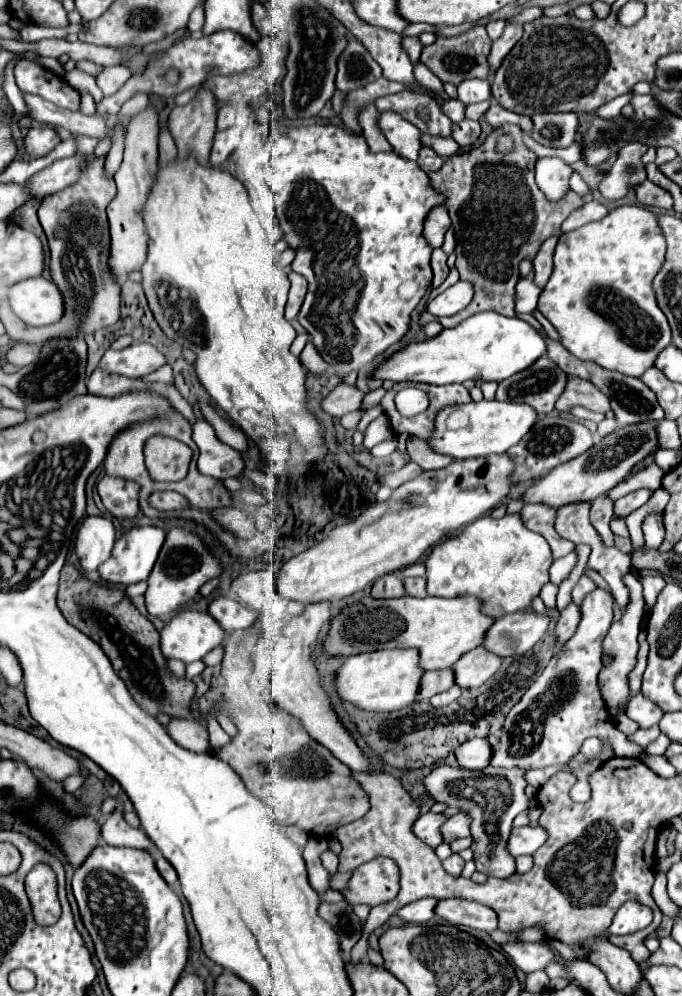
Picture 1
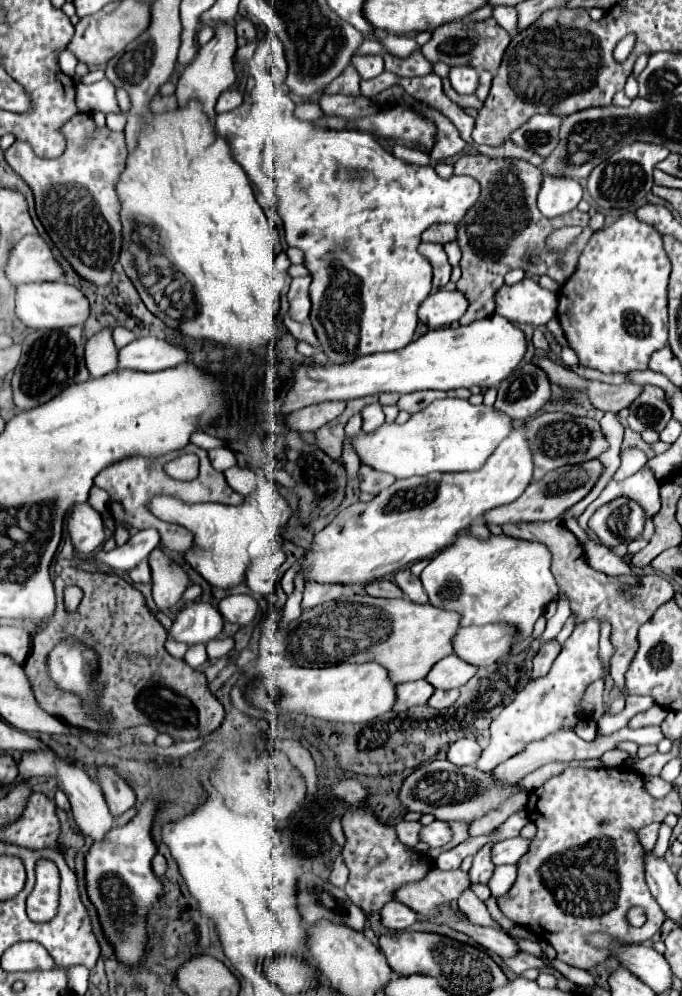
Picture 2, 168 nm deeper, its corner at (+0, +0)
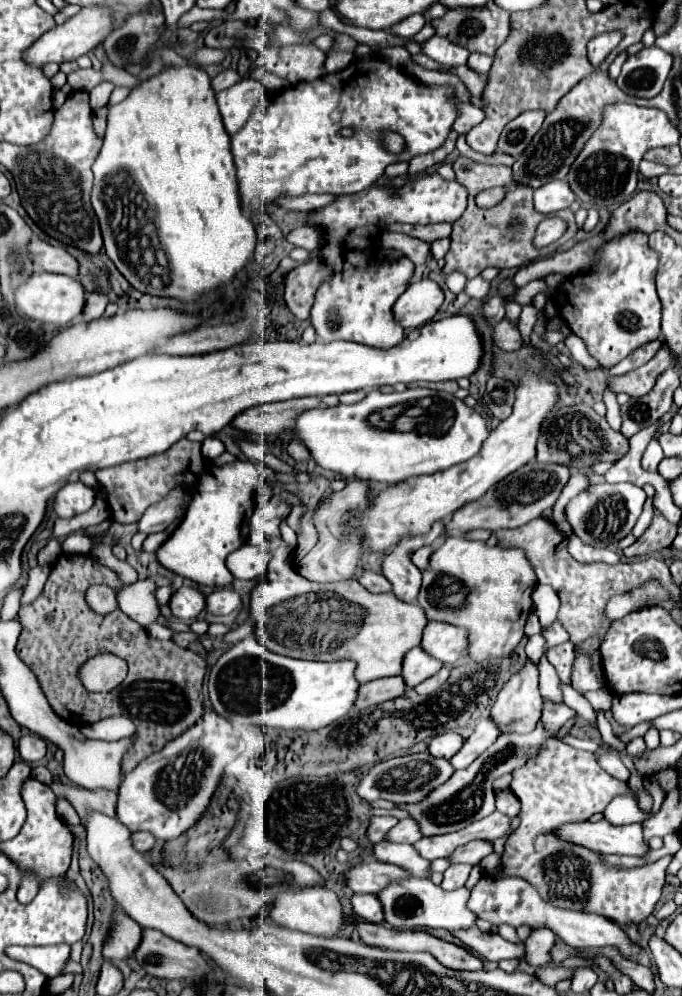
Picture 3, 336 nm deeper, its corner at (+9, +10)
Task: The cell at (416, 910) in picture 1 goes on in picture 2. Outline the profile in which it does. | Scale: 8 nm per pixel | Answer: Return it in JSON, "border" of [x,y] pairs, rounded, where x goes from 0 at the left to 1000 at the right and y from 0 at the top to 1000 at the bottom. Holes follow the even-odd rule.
{"border":[[[575,904],[575,906],[569,906],[569,910],[563,910],[563,914],[557,914],[557,922],[560,922],[560,930],[566,930],[569,934],[589,936],[610,926],[610,916],[601,914],[598,910]]]}

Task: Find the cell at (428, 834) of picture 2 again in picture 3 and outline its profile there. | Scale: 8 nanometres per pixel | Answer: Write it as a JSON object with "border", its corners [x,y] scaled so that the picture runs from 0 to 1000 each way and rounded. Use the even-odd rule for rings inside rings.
{"border":[[[594,821],[588,823],[576,833],[573,833],[573,839],[570,843],[573,845],[597,845],[597,847],[609,847],[620,841],[620,835],[617,835],[617,829],[609,821]]]}

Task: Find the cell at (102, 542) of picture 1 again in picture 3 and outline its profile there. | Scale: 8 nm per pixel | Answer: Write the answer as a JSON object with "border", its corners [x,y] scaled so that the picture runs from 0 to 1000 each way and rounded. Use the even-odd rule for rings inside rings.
{"border":[[[119,484],[92,488],[78,502],[78,512],[87,520],[107,520],[128,514],[139,504],[139,492],[128,490]]]}

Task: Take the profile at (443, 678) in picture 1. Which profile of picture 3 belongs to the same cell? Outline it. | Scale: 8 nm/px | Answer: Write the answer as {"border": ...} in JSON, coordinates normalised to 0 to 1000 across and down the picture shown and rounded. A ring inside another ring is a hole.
{"border":[[[573,679],[573,681],[553,681],[544,683],[538,687],[529,689],[526,695],[526,703],[521,711],[541,711],[541,709],[553,709],[559,705],[567,703],[579,703],[585,699],[591,699],[597,693],[597,687],[591,683],[591,679]]]}

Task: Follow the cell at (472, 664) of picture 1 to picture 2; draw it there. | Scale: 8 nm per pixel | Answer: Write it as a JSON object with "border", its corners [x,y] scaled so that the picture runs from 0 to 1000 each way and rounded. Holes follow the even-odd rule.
{"border":[[[660,657],[660,659],[648,661],[645,665],[639,665],[639,669],[633,669],[625,683],[636,691],[660,693],[660,691],[674,691],[677,687],[683,687],[698,677],[698,673],[701,673],[698,669],[692,669],[680,663],[674,663],[672,659]]]}

